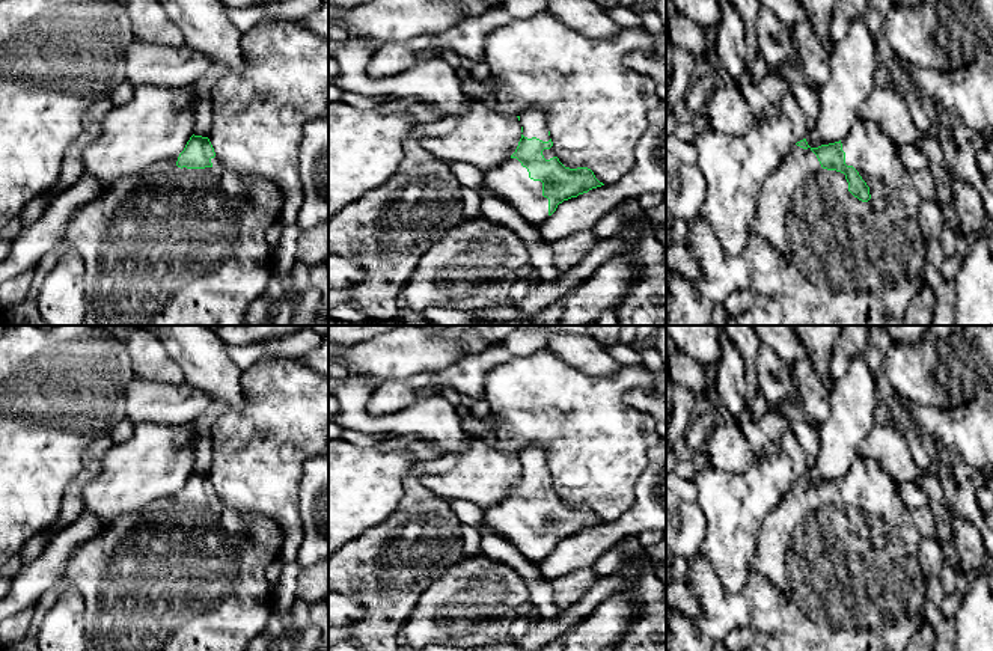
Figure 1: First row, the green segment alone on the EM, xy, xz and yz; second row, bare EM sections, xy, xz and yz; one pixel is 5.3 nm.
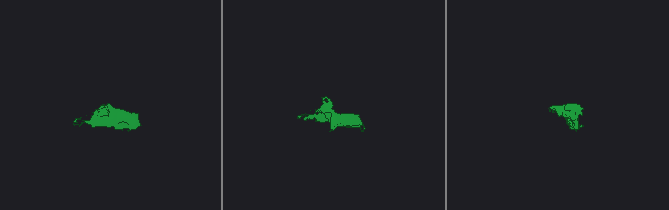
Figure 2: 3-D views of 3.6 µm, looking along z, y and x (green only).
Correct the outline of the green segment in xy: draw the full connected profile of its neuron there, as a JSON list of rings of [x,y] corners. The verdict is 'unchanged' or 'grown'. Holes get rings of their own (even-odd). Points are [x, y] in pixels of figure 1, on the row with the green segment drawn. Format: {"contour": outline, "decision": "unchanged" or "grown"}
{"contour": [[[191,136],[184,151],[179,154],[176,166],[187,169],[212,167],[211,160],[215,157],[214,148],[208,137]]], "decision": "unchanged"}

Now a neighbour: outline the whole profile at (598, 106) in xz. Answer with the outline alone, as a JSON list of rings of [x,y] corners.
[[[545,11],[527,20],[512,18],[485,39],[484,62],[497,83],[494,107],[515,116],[526,108],[547,112],[550,139],[559,161],[570,169],[588,167],[600,182],[612,184],[634,167],[634,152],[648,128],[648,113],[661,101],[654,90],[654,81],[630,68],[625,56],[631,51],[655,50],[655,42],[657,36],[645,27],[624,27],[613,38],[588,38]]]

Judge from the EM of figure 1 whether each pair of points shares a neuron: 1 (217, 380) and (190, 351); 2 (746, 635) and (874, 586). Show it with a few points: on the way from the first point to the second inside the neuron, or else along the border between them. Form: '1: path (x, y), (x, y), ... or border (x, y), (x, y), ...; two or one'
1: path (211, 372), (198, 359); one
2: border (754, 632), (734, 629), (727, 635); two

